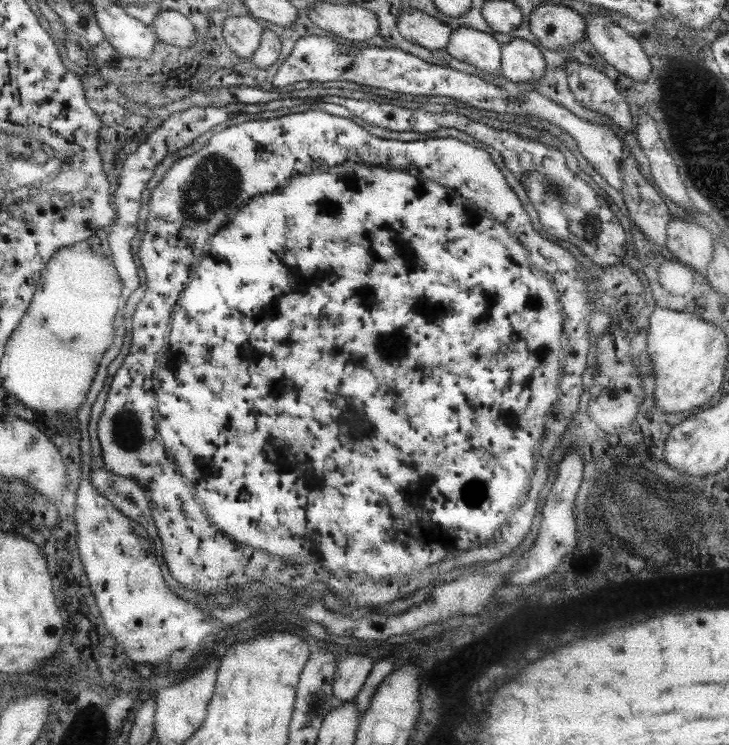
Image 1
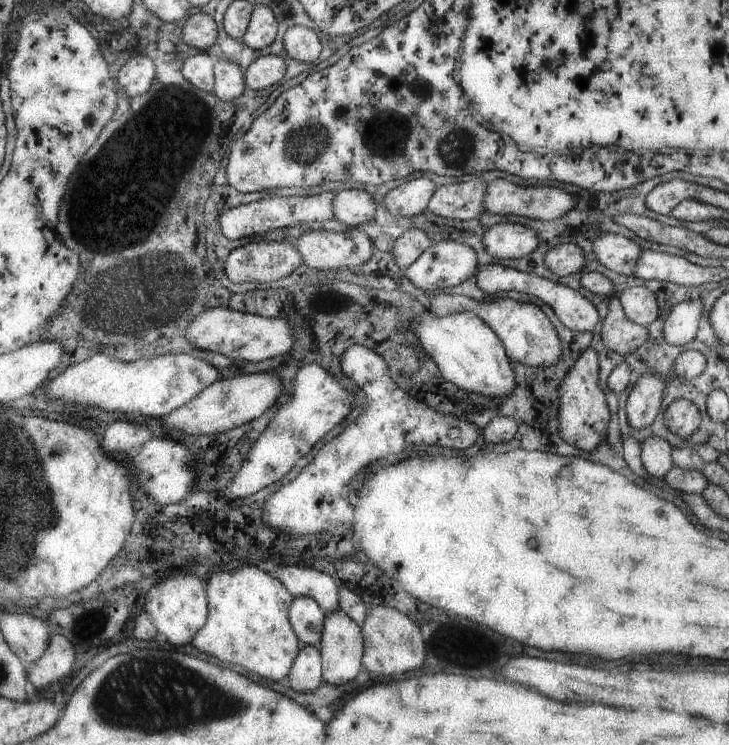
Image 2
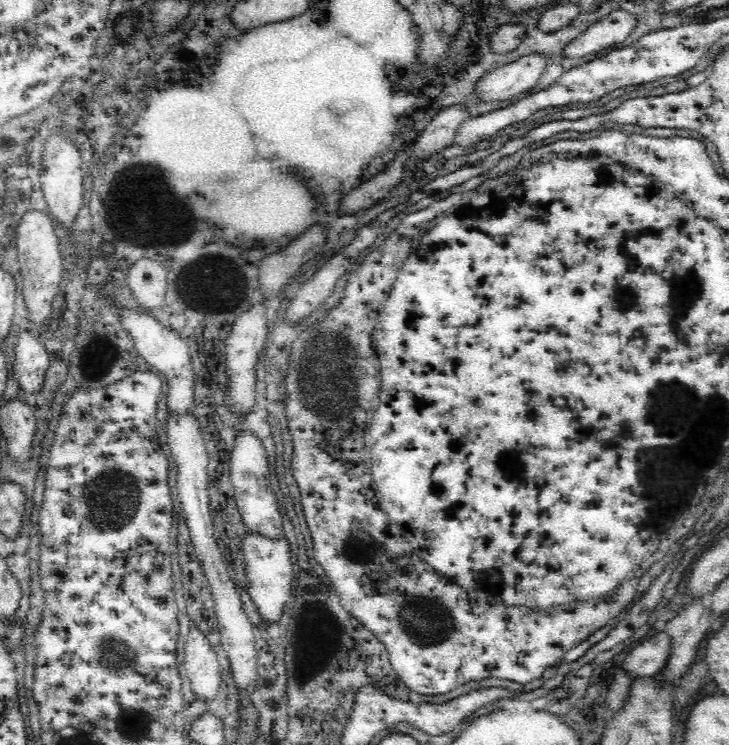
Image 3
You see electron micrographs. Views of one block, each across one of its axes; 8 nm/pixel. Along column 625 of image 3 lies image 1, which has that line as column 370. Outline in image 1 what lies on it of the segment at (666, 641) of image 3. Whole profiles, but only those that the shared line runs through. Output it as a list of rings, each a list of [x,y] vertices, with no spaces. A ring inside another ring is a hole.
[[[364,653],[348,655],[338,663],[334,674],[334,696],[342,702],[352,702],[362,690],[372,671],[374,660]]]

